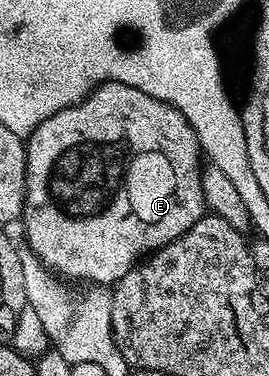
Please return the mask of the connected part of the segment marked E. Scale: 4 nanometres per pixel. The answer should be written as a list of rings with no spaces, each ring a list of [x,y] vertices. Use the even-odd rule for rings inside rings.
[[[101,83],[85,99],[60,109],[48,121],[44,121],[25,140],[26,145],[26,210],[20,220],[26,226],[26,243],[34,255],[46,267],[51,267],[58,277],[67,275],[70,279],[83,279],[86,285],[113,285],[123,279],[135,265],[151,253],[160,250],[174,239],[179,239],[207,210],[202,192],[202,169],[204,156],[198,146],[194,126],[177,111],[171,103],[160,101],[132,85],[123,83]]]

